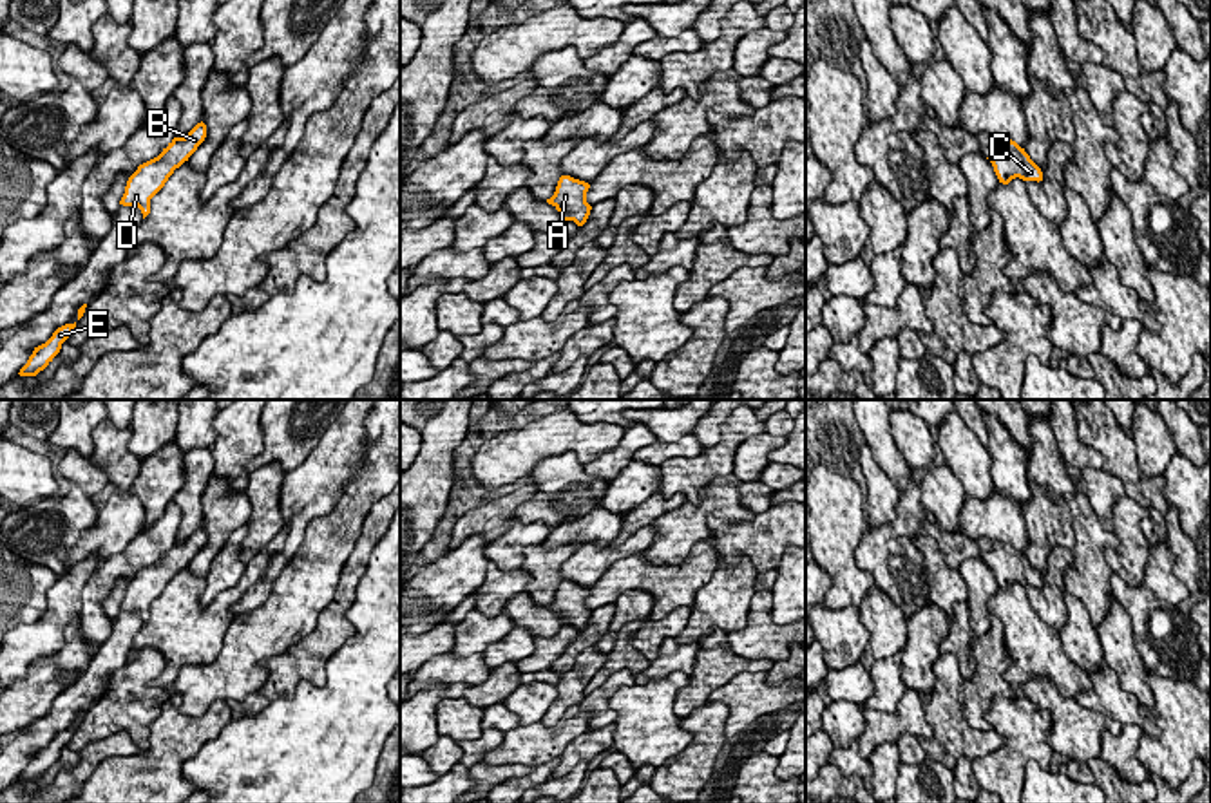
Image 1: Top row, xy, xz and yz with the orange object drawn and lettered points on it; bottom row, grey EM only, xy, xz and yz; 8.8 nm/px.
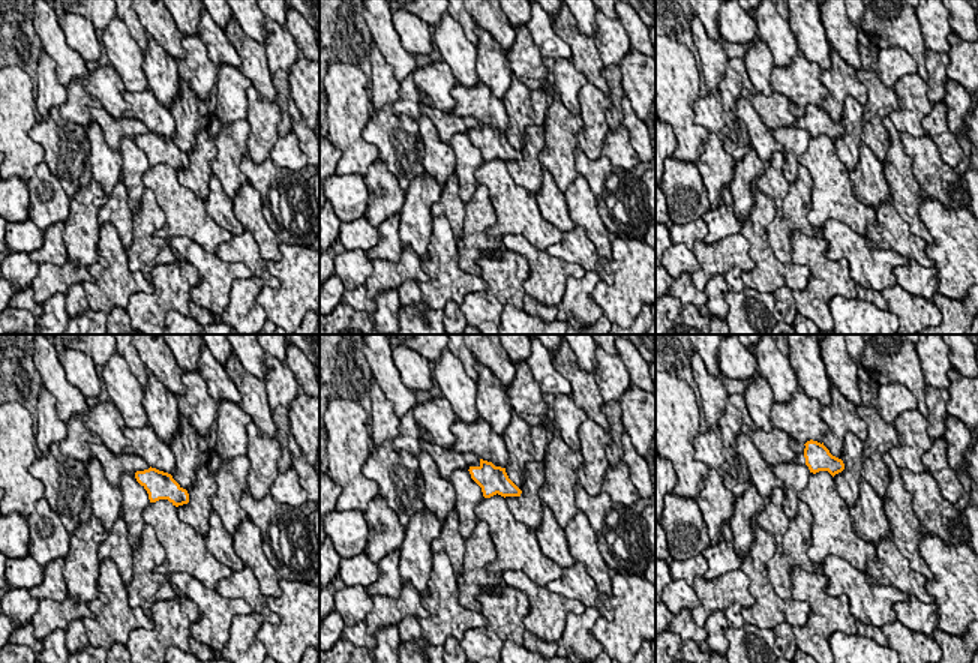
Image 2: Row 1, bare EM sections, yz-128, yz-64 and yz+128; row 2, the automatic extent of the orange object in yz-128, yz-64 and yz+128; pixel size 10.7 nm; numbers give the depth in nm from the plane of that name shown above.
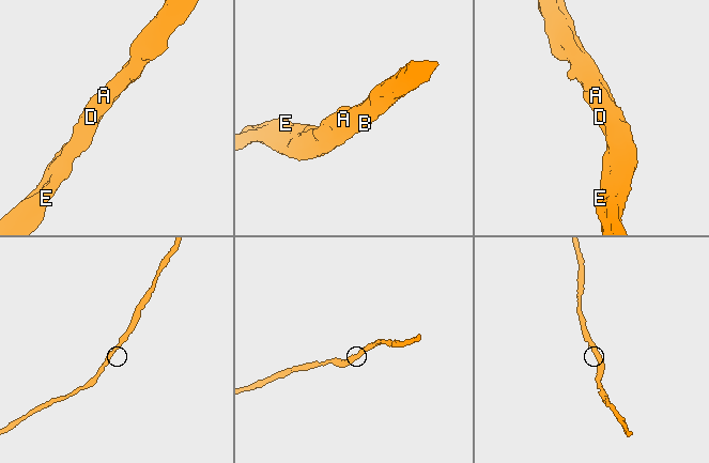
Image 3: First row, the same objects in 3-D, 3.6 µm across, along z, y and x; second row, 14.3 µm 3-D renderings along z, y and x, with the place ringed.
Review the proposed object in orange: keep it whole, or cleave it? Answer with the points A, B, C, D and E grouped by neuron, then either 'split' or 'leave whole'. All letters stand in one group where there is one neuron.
groups A B C D E; leave whole

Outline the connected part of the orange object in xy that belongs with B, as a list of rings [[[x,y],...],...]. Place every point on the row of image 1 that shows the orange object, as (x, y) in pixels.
[[[203,121],[185,137],[174,137],[157,157],[139,165],[129,177],[119,204],[138,206],[145,219],[150,213],[150,199],[165,186],[174,170],[188,161],[205,137],[206,125]]]

